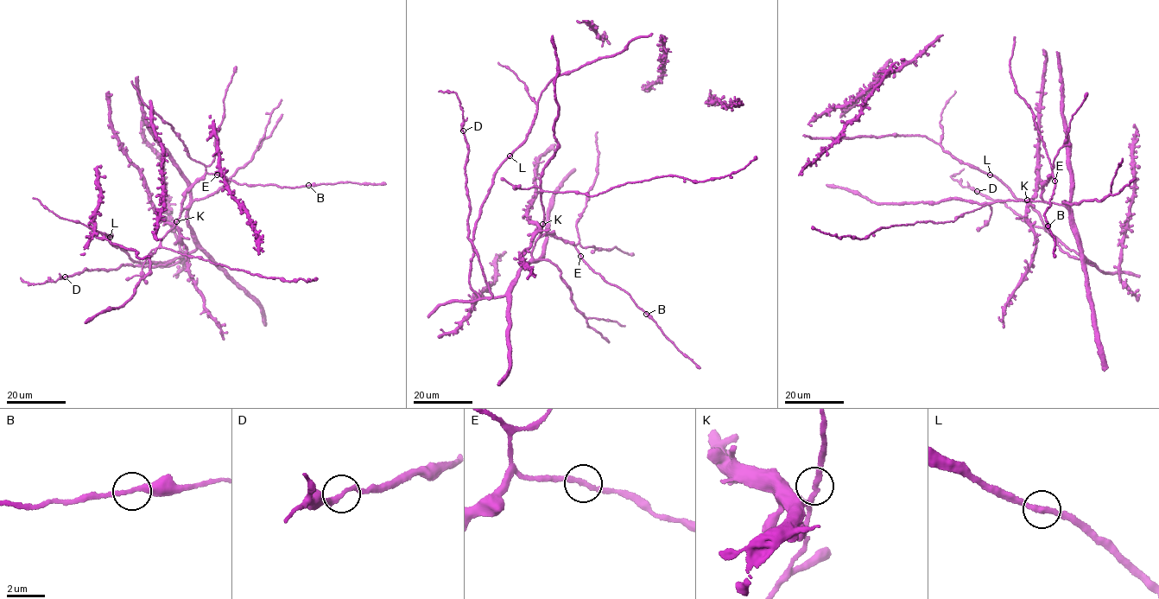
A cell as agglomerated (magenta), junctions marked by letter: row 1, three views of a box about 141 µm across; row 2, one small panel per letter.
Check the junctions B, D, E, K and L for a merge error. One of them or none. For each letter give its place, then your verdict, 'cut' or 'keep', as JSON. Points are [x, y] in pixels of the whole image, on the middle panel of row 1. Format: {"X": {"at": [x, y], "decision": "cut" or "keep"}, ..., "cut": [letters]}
{"B": {"at": [646, 314], "decision": "keep"}, "D": {"at": [463, 130], "decision": "keep"}, "E": {"at": [580, 256], "decision": "keep"}, "K": {"at": [542, 224], "decision": "keep"}, "L": {"at": [509, 156], "decision": "keep"}, "cut": []}

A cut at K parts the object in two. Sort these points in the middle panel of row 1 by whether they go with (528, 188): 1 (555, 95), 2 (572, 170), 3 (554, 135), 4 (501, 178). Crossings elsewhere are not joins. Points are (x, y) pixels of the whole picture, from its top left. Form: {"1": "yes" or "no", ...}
{"1": "yes", "2": "no", "3": "yes", "4": "yes"}

